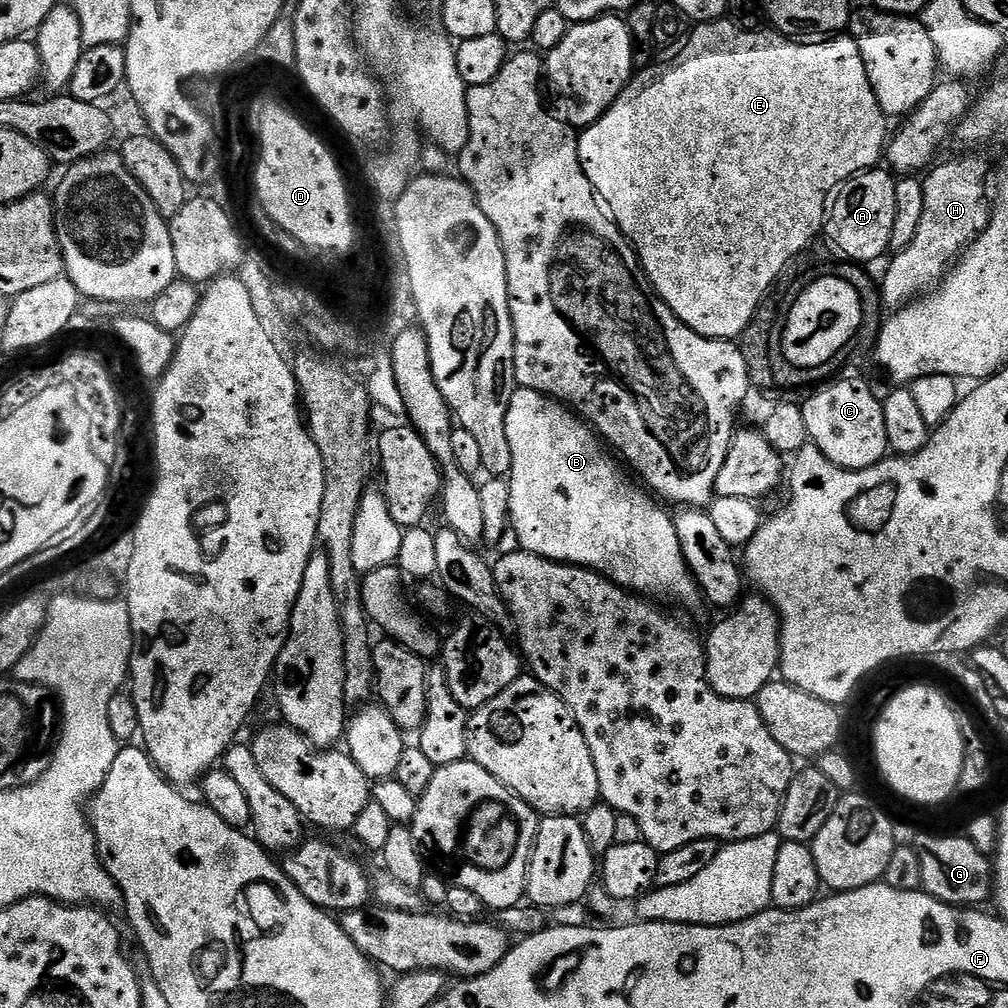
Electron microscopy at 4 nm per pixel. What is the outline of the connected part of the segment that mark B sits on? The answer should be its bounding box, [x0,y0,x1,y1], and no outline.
[506,387,702,608]

